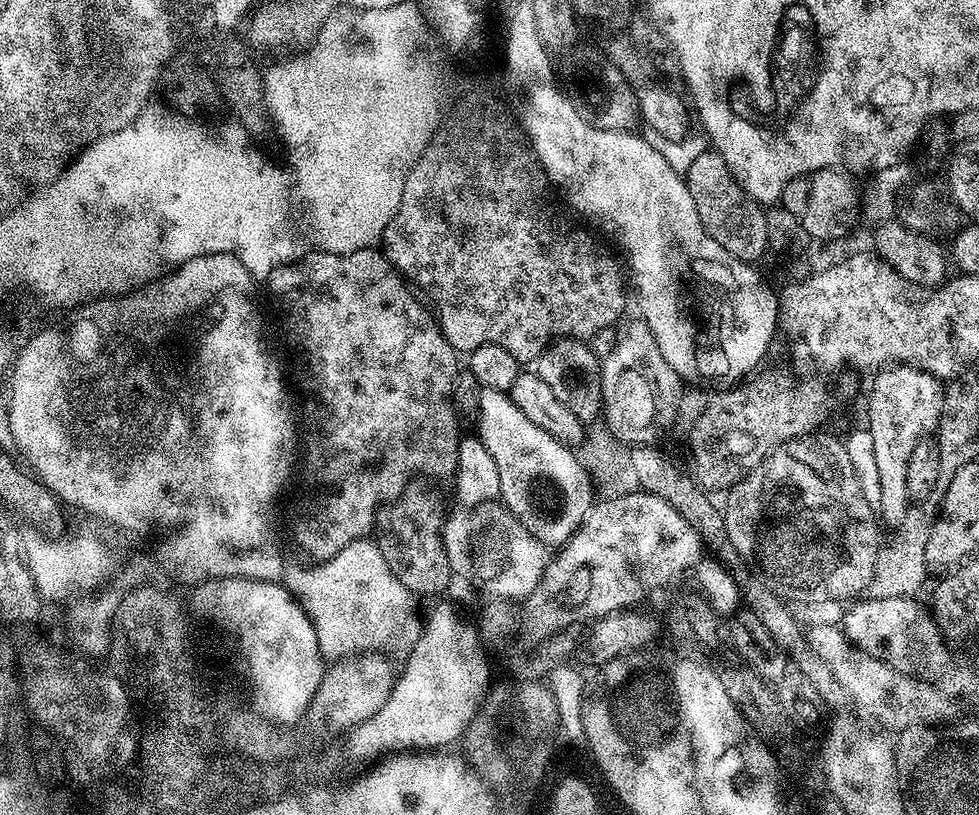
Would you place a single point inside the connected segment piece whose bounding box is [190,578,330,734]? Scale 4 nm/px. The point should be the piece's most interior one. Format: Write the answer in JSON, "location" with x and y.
{"location":[277,654]}

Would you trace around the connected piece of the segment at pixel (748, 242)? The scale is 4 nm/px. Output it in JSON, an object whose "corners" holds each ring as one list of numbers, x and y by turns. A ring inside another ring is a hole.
{"corners":[[705,150,691,164,686,179,690,198,694,198,694,206,706,234,710,234,710,238,714,238,714,242,718,242,718,246,722,246,722,250,726,250,734,258,745,262,762,259,764,252,769,251,765,209,751,200,742,186,738,186,724,159,714,150]]}

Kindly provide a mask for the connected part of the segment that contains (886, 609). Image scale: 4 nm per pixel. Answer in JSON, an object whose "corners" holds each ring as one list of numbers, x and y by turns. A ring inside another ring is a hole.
{"corners":[[903,596,902,598,860,598,855,602,849,603,844,612,844,621,842,627,845,634,850,638,850,642,866,654,886,662,890,670,898,670,898,674,907,676,916,676,920,680,925,680,928,684,939,685,940,680,944,680,948,675,954,672,954,653,947,640,944,639,944,633,940,631,939,624,936,623,935,616,927,607,919,604,919,599]]}

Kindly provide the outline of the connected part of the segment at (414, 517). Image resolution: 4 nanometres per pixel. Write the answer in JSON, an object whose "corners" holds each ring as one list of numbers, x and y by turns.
{"corners":[[413,482,398,499,382,504,374,525,374,539,382,558,386,558,386,566,394,570,394,578,416,598,432,596,454,580,444,549,444,500,438,489,420,483,428,482]]}

